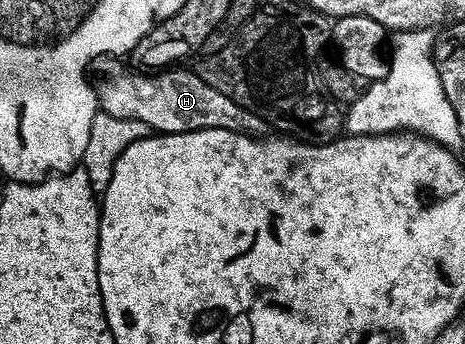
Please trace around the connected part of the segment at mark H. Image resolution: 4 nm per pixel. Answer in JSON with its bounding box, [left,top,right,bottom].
[96,55,268,135]

